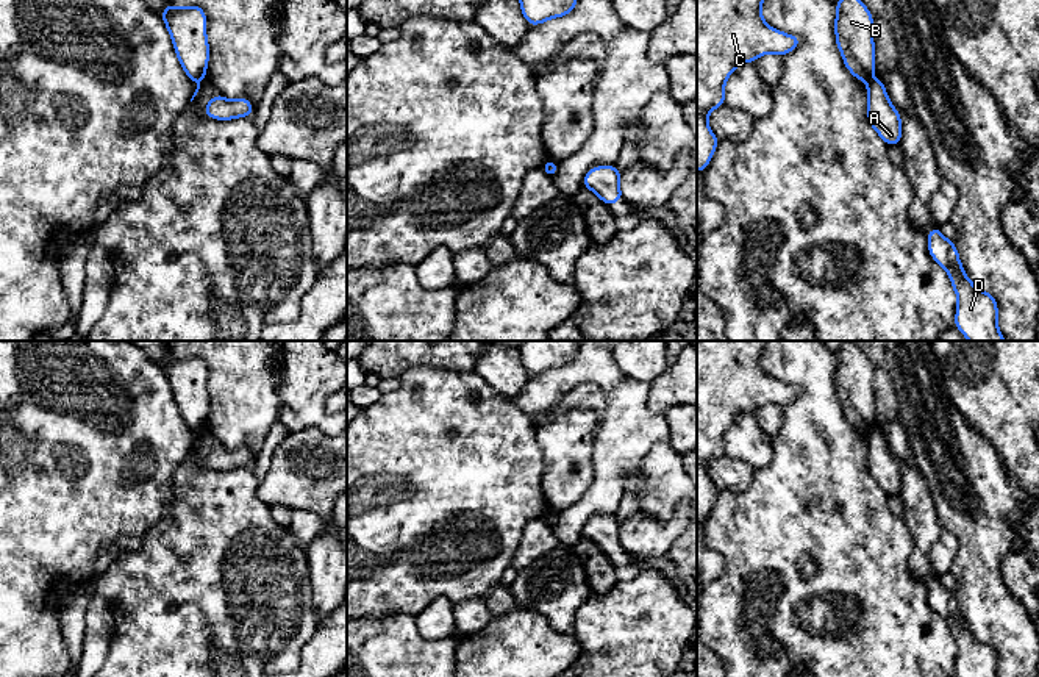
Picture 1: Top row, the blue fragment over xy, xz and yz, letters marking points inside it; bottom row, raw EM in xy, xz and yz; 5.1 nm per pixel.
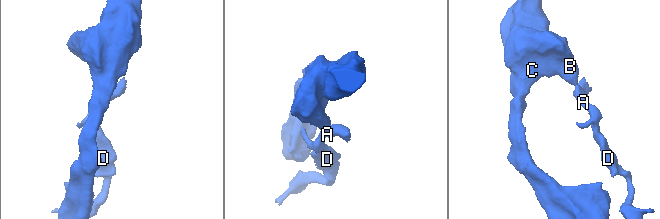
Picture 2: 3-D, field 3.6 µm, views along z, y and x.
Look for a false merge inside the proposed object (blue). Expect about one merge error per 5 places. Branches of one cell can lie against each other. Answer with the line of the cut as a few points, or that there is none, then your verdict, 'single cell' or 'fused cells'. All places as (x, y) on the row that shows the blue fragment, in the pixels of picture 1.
cut in yz along (872, 78), (866, 82); fused cells

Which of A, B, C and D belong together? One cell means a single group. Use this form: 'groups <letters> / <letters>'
groups A D / B C

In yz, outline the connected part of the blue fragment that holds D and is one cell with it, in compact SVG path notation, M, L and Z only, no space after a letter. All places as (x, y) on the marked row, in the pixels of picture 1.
M939 227L928 231L928 252L947 270L958 297L955 327L969 341L1006 341L998 330L998 308L991 292L980 291L966 275L956 245Z

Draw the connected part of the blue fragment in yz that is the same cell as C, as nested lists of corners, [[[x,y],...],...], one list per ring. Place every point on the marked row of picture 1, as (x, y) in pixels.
[[[697,0],[697,172],[705,170],[720,142],[708,125],[708,116],[725,103],[725,83],[742,63],[766,53],[784,56],[800,38],[769,27],[762,17],[764,0]]]

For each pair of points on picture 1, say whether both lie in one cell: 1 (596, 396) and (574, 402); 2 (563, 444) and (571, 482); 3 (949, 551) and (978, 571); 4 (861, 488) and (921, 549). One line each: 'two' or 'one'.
1: one
2: one
3: two
4: two

